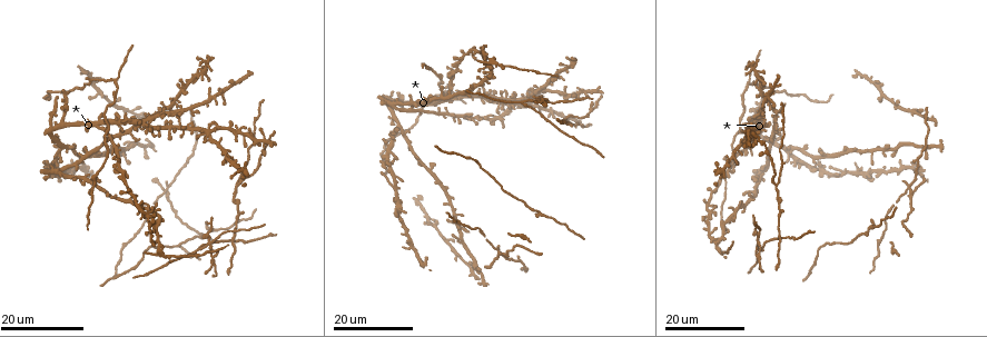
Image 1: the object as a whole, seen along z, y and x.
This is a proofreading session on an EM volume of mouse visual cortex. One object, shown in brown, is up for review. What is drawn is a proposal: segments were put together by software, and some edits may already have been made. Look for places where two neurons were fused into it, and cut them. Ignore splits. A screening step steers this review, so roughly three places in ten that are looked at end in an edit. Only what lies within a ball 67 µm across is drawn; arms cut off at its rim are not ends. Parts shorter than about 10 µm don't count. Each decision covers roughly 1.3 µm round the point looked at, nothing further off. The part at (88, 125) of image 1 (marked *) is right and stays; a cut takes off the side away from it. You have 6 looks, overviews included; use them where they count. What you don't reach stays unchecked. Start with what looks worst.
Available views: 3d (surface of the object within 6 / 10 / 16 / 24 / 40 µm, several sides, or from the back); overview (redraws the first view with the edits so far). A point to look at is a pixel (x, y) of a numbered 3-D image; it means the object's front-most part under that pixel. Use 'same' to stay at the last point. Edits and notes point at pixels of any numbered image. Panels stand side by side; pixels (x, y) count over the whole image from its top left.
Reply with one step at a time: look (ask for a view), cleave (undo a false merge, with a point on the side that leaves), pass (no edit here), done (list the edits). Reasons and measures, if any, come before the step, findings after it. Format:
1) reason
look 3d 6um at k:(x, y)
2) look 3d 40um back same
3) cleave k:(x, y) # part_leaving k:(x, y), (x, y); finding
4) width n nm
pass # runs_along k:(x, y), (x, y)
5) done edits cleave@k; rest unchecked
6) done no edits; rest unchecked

four arms meet
look 3d 24um at 1:(210, 241)

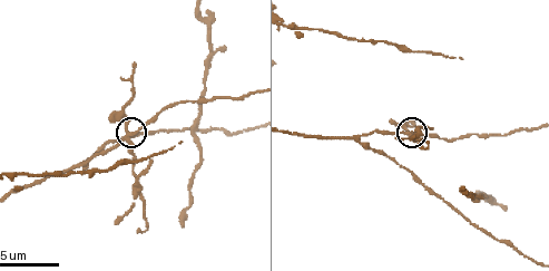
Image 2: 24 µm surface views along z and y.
look 3d 6um at 2:(130, 139)

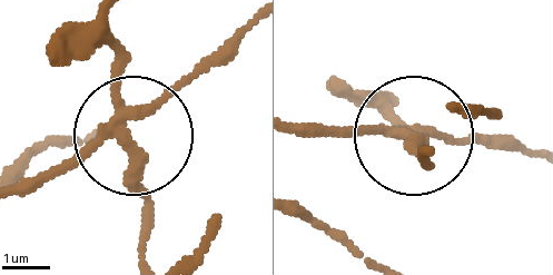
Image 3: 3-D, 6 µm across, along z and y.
other side
look 3d 6um back at 3:(123, 136)

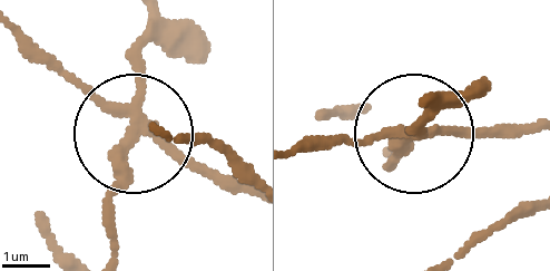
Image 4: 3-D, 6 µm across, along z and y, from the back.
arms 4
cleave 4:(144, 44) # two neurons meet here

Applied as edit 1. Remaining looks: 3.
look overview

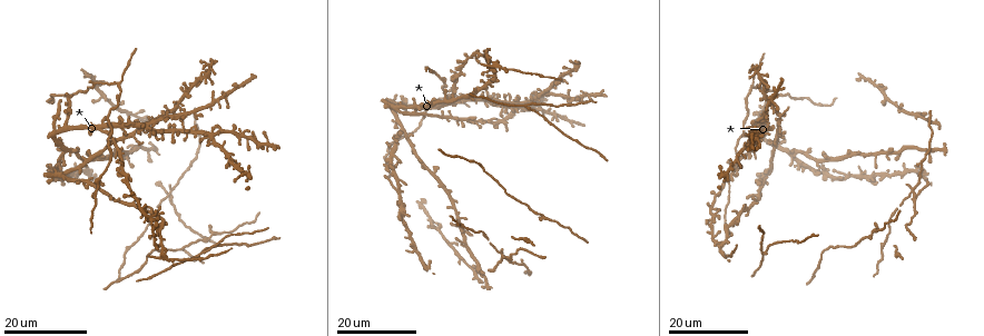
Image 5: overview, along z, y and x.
three-way junction
look 3d 24um at 5:(150, 151)

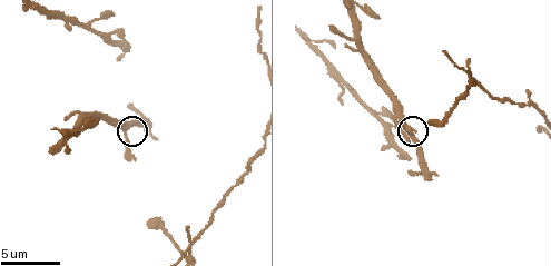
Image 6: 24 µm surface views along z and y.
look 3d 10um at 6:(126, 131)

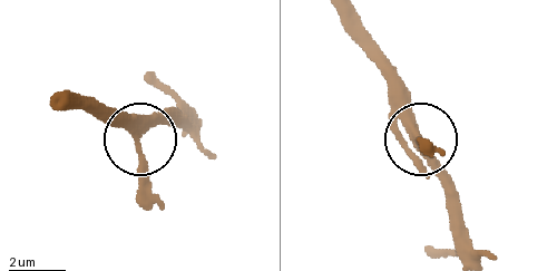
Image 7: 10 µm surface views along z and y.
side_arm 43 um
pass # runs_along 7:(341, 22), (382, 73), (391, 108), (430, 166), (456, 192); all the same neuron

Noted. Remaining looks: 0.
done edits cleave@4; rest unchecked

